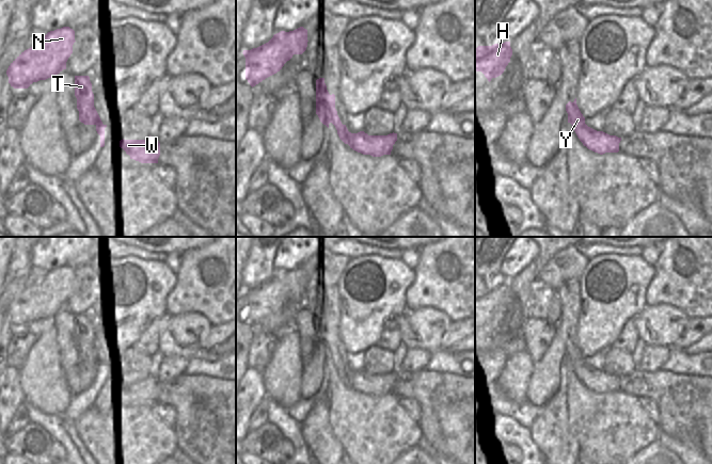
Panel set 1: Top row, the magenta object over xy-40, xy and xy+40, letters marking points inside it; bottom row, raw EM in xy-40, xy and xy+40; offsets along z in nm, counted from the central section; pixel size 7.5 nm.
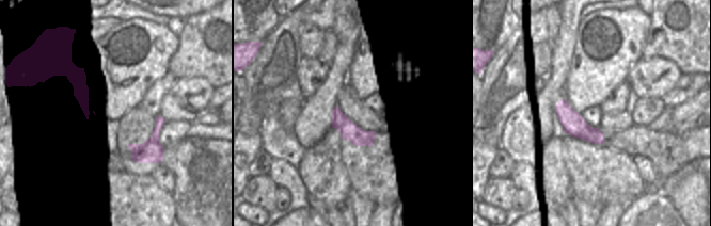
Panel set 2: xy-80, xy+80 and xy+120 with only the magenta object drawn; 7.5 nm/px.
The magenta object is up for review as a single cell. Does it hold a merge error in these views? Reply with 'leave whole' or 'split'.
split

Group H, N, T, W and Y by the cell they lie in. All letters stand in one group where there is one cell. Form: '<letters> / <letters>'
H N T / W Y

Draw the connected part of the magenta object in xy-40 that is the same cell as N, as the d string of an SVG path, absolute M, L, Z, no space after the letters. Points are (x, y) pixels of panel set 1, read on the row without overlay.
M69 266L48 271L35 285L21 291L11 302L6 309L9 322L14 327L28 327L33 321L54 317L66 308L66 301L73 292L75 281L75 270Z

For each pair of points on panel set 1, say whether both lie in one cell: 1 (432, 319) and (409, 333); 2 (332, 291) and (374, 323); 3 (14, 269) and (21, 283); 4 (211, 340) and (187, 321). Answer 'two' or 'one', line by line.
1: one
2: two
3: two
4: two

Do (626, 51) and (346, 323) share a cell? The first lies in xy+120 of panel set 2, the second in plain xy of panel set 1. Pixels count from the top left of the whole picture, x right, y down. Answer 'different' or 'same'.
same

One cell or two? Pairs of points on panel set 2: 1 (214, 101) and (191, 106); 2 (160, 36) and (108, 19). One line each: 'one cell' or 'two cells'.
1: two cells
2: two cells

